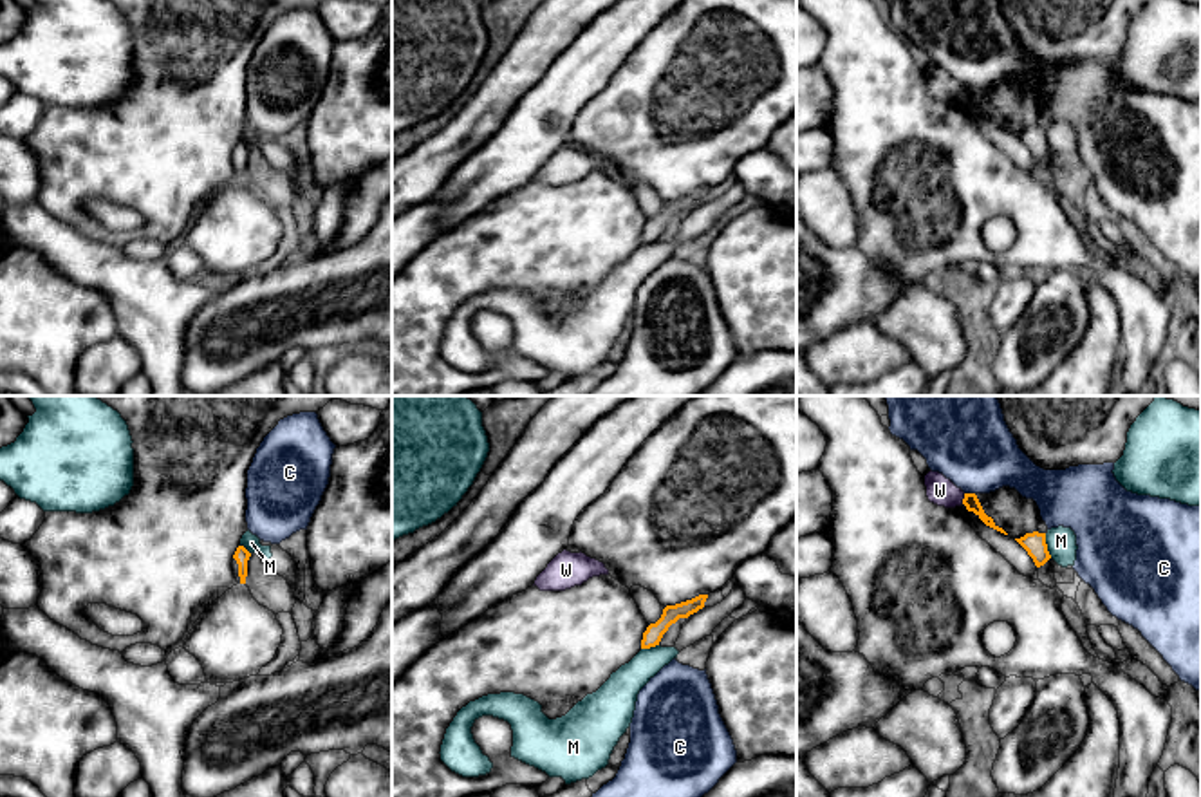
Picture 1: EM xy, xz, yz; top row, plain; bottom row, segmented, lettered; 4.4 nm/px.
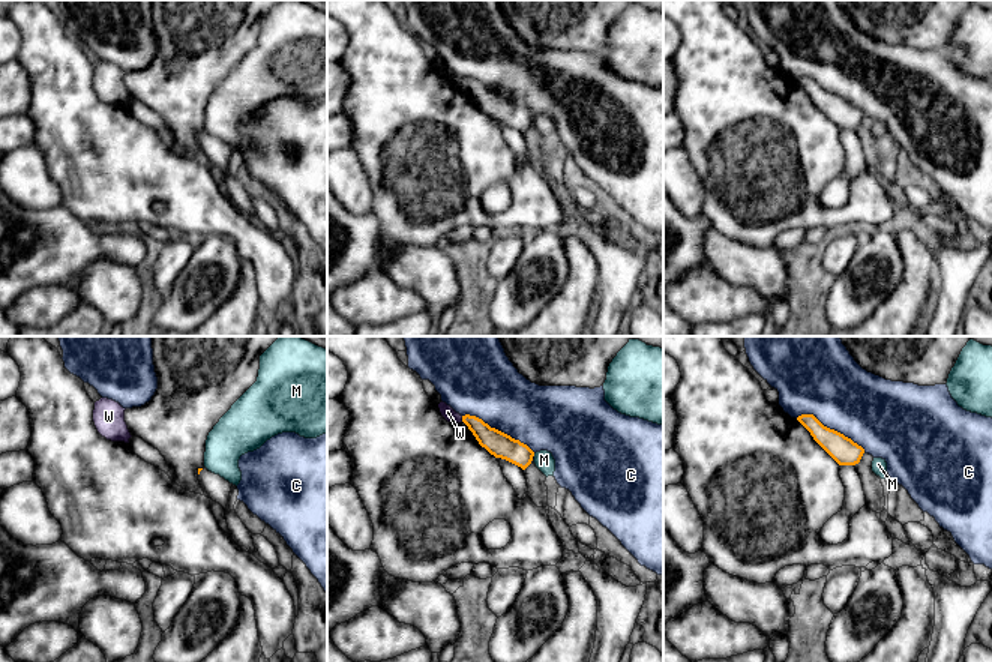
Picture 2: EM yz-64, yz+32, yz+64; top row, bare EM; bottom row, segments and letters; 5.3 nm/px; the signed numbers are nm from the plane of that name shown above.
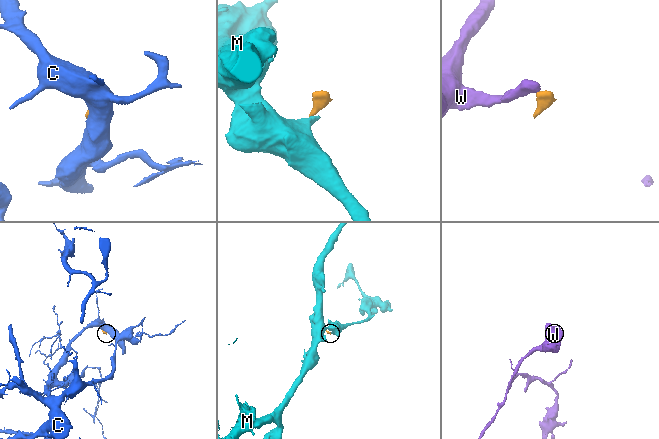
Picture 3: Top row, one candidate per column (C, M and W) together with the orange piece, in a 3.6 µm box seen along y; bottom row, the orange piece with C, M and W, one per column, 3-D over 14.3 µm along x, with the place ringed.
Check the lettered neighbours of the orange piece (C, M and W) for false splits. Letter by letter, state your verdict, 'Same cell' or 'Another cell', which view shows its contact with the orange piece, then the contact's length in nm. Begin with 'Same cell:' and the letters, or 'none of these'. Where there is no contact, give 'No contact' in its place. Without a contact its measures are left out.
Same cell: none of these
C: Another cell. Touches orange in yz. Shared border 50 nm
M: Another cell. Touches orange in yz. Shared border 120 nm
W: Another cell. Touches orange in yz. Shared border 50 nm

